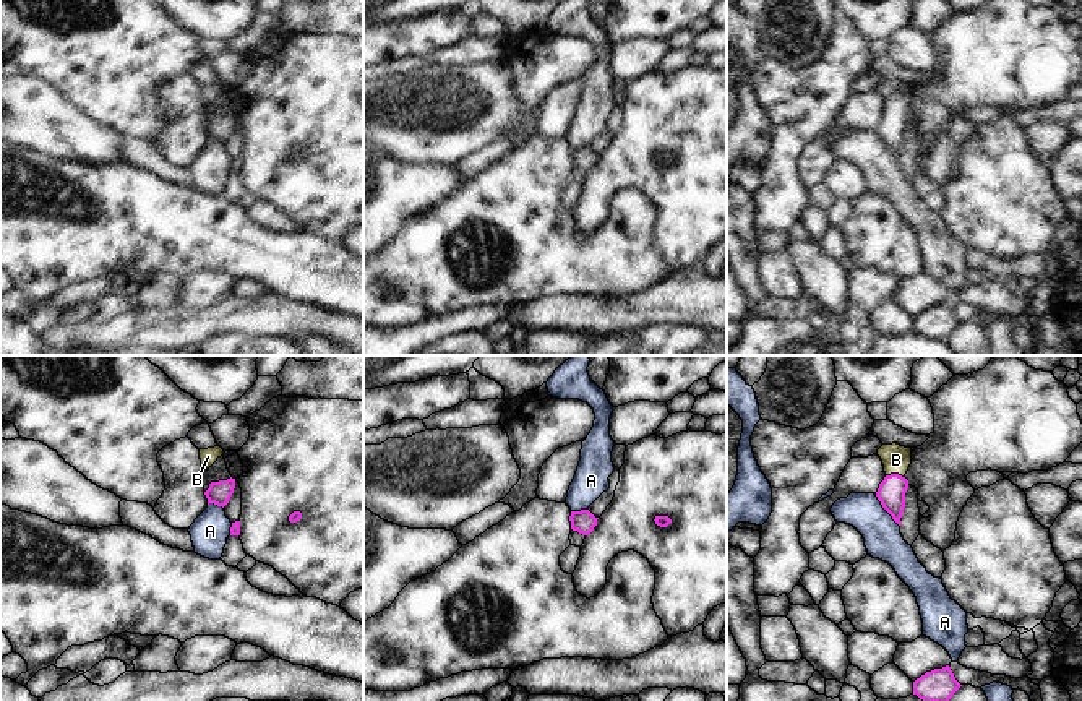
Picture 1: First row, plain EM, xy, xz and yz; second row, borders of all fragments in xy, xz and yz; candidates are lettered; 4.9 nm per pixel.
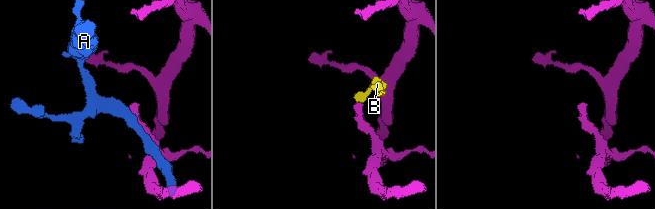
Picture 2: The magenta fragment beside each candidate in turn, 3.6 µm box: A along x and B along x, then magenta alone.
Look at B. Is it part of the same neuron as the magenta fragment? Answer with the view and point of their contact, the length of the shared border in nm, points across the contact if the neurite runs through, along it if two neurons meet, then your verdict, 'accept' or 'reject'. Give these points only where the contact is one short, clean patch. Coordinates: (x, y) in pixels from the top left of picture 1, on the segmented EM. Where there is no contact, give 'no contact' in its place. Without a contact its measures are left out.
meets magenta in yz at (896, 474); contact 100 nm long; runs through yz (891, 494), (896, 474), (896, 460); accept

